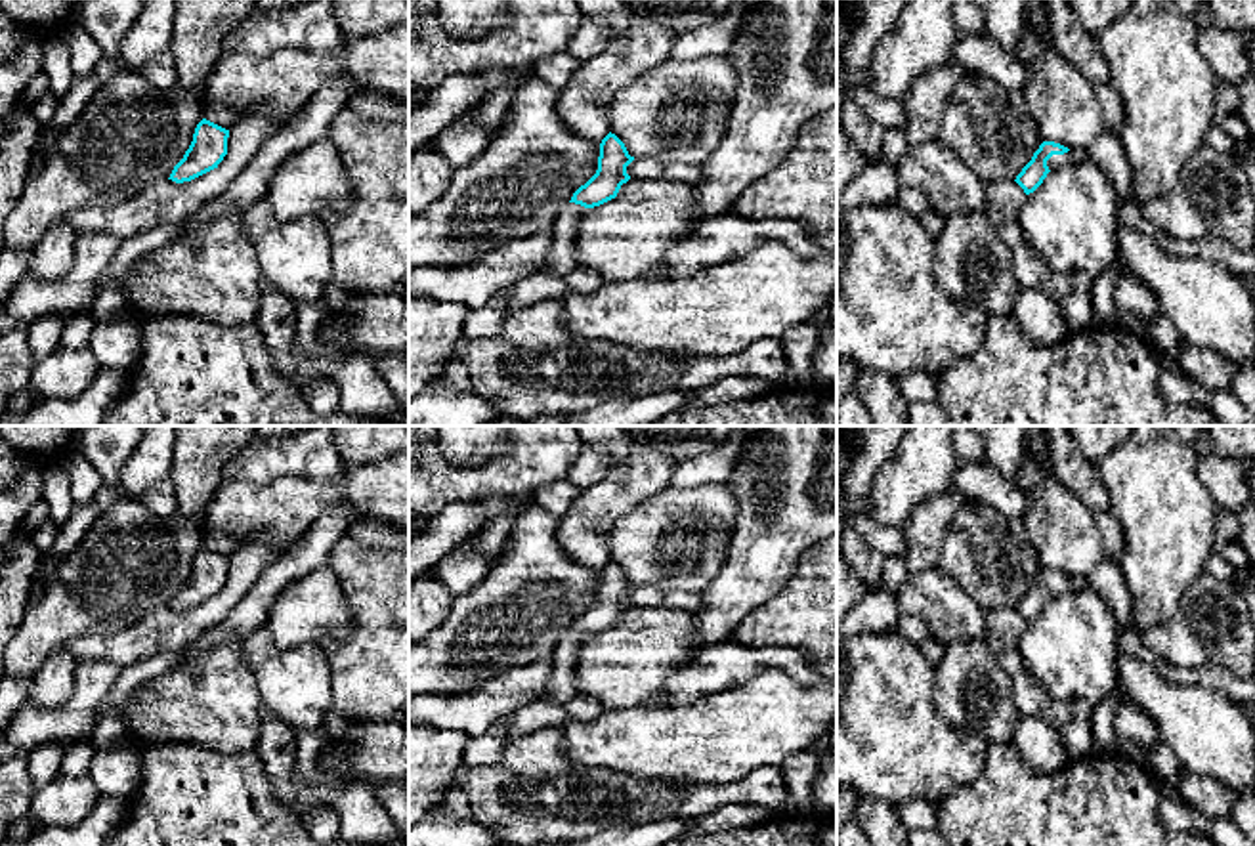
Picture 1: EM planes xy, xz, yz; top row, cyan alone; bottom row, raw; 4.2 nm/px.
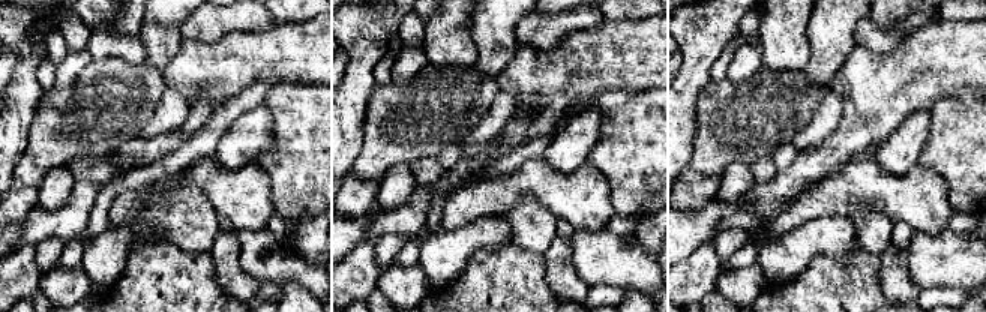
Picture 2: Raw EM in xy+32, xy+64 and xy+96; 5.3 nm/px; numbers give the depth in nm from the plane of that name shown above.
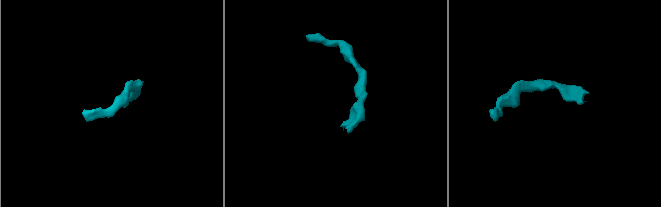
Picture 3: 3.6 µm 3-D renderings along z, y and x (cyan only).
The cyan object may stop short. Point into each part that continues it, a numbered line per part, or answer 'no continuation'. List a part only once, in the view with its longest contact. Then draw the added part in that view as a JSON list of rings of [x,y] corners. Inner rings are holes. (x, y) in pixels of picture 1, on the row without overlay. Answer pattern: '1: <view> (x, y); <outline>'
1: yz (1072, 585); [[[1068,579],[1064,582],[1053,582],[1047,588],[1049,598],[1056,598],[1062,594],[1081,592],[1089,586],[1087,579]]]

